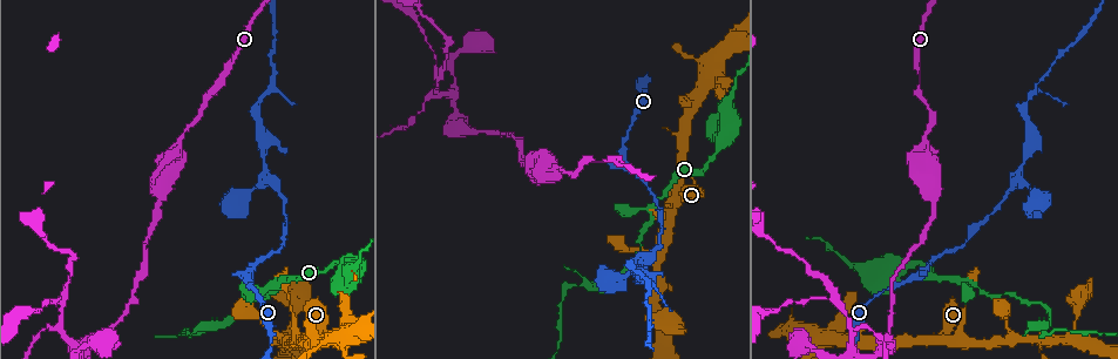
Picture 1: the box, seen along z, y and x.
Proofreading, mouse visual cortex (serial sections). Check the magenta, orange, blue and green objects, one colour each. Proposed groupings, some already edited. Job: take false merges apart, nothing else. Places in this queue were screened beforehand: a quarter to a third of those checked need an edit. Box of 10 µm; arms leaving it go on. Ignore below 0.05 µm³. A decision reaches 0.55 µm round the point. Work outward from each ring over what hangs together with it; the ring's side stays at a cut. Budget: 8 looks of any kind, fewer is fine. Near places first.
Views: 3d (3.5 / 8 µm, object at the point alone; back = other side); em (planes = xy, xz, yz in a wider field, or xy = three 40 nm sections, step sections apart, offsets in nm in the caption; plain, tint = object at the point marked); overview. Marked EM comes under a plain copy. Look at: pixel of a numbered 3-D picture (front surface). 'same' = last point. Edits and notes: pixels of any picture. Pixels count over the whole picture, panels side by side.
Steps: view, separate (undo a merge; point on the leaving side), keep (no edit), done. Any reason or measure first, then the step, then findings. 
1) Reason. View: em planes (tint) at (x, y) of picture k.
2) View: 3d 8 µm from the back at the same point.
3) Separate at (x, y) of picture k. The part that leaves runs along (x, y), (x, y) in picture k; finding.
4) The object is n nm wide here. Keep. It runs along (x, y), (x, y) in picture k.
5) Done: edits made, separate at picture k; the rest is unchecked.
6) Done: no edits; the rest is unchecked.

Calibre changes. View: 3d 8 µm from the back at (923, 339) of picture 1.

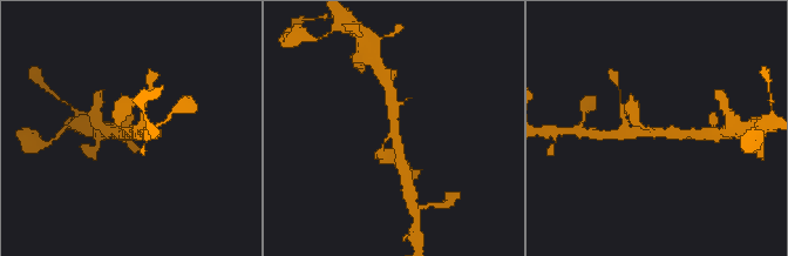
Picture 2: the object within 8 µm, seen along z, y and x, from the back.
View: 3d 3.5 µm at the same point.

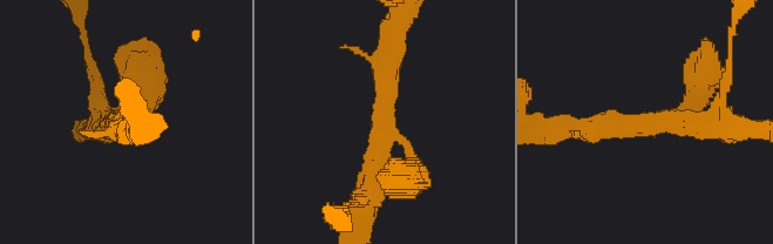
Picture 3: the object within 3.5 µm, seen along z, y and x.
3 arms meet here; the arms are 250, 300, 350 nm wide. View: em xy step 2 (tint) at (647, 120) of picture 3.

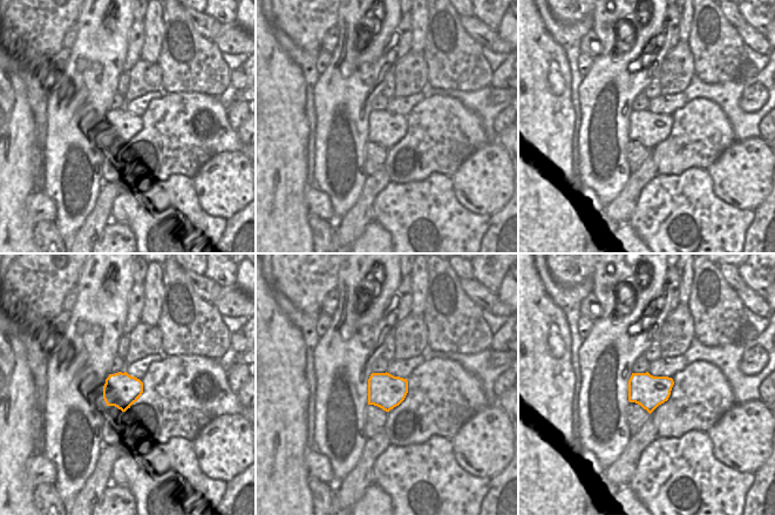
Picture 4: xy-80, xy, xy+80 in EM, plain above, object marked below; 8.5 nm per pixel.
Keep. All the same cell.

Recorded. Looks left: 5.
Thin arm on a thick one. View: 3d 8 µm at (328, 341) of picture 1.

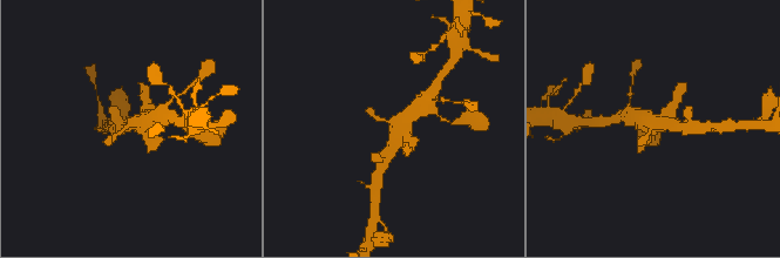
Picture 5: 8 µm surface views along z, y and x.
Zoom in. View: 3d 3.5 µm at the same point.

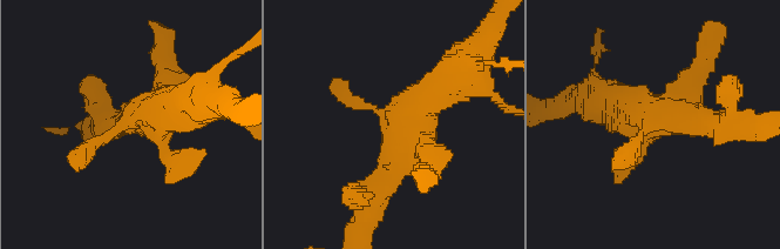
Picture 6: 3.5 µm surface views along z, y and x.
Now the EM. View: em planes (tint) at (394, 115) of picture 6.

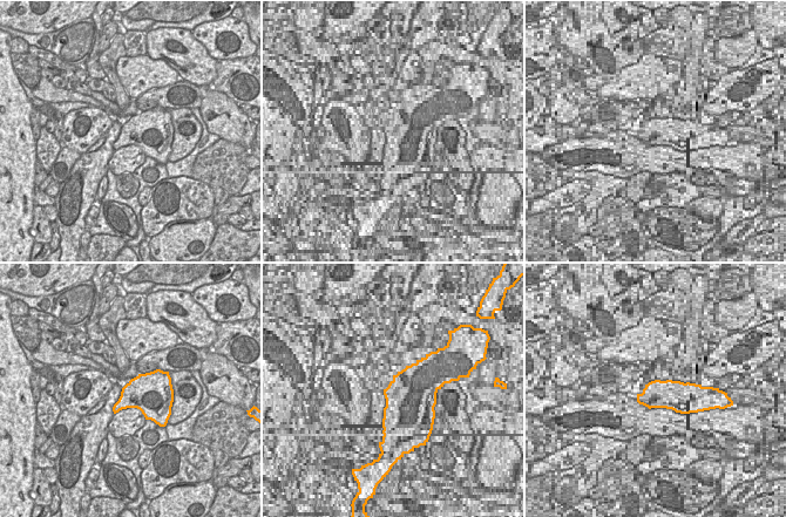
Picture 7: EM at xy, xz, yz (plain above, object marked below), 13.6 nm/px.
Keep. It runs along (375, 193), (422, 102), (458, 75) in picture 6; all the same cell.

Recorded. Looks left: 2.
Sharp bend. View: 3d 3.5 µm at (1046, 333) of picture 1.

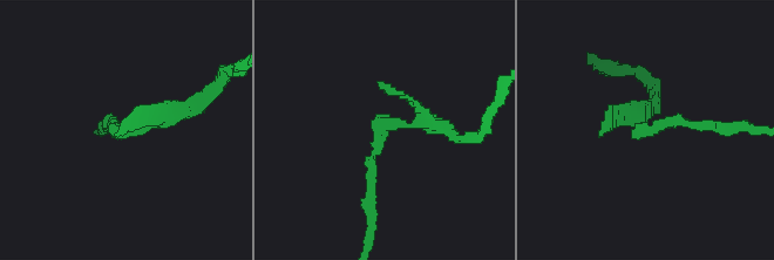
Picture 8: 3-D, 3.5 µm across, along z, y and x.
The arms are 150, 250 nm wide; shape alone is not enough. View: em xy step 5 (tint) at (650, 131) of picture 8.

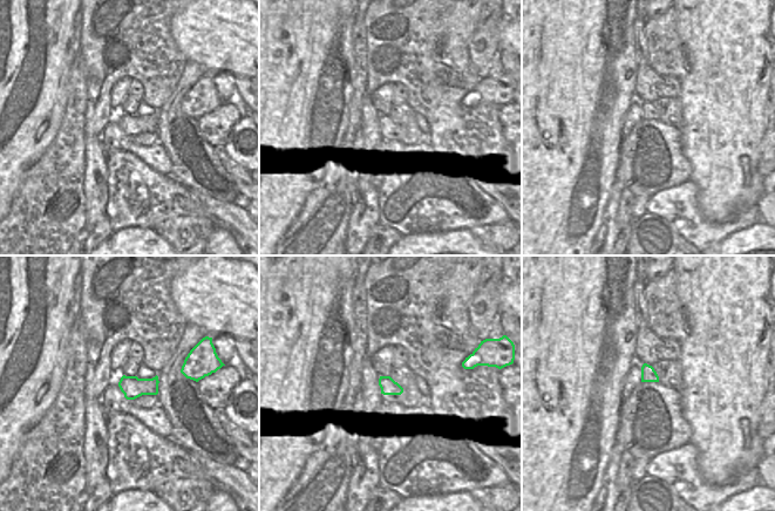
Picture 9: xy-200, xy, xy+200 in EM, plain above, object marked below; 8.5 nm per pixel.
Keep. It runs along (447, 130), (428, 121), (378, 130), (367, 203) in picture 8; one cell here.

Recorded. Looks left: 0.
Done: no edits; the rest is unchecked.

